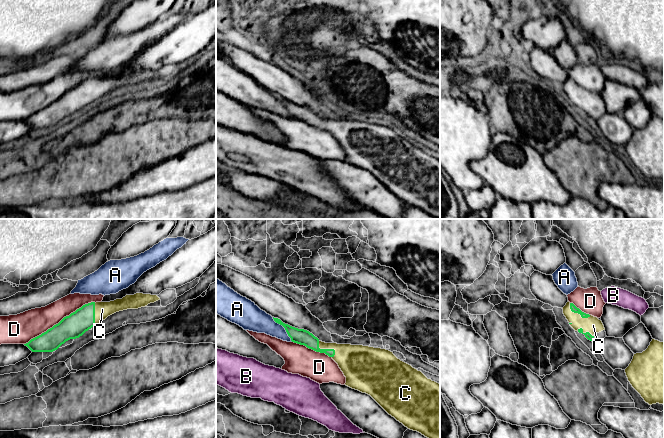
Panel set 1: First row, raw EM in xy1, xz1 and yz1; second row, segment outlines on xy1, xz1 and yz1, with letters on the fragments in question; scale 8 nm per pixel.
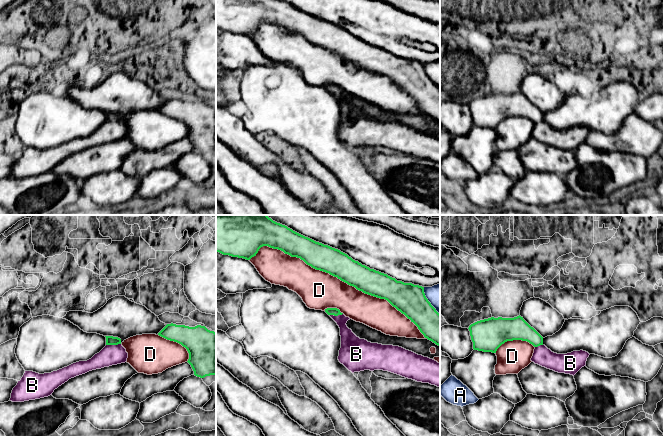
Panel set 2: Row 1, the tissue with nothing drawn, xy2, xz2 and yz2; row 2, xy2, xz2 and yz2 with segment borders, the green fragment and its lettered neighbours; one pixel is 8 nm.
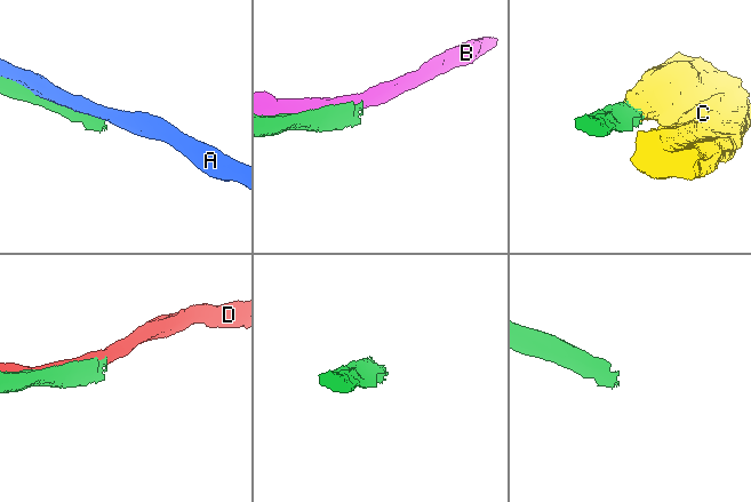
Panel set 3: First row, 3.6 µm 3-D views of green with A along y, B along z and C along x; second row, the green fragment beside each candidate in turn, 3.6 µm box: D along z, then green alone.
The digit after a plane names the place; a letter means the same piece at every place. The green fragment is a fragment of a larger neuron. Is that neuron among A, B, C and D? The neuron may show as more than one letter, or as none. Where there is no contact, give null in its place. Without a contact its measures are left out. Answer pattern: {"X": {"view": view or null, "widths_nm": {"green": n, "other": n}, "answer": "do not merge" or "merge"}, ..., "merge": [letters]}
{"A": {"view": "xz1", "widths_nm": {"green": 130, "other": 190}, "answer": "do not merge"}, "B": {"view": "xy2", "widths_nm": {"green": 80, "other": 160}, "answer": "do not merge"}, "C": {"view": "xz1", "widths_nm": {"green": 130, "other": 280}, "answer": "merge"}, "D": {"view": "xz2", "widths_nm": {"green": 220, "other": 300}, "answer": "do not merge"}, "merge": ["C"]}

